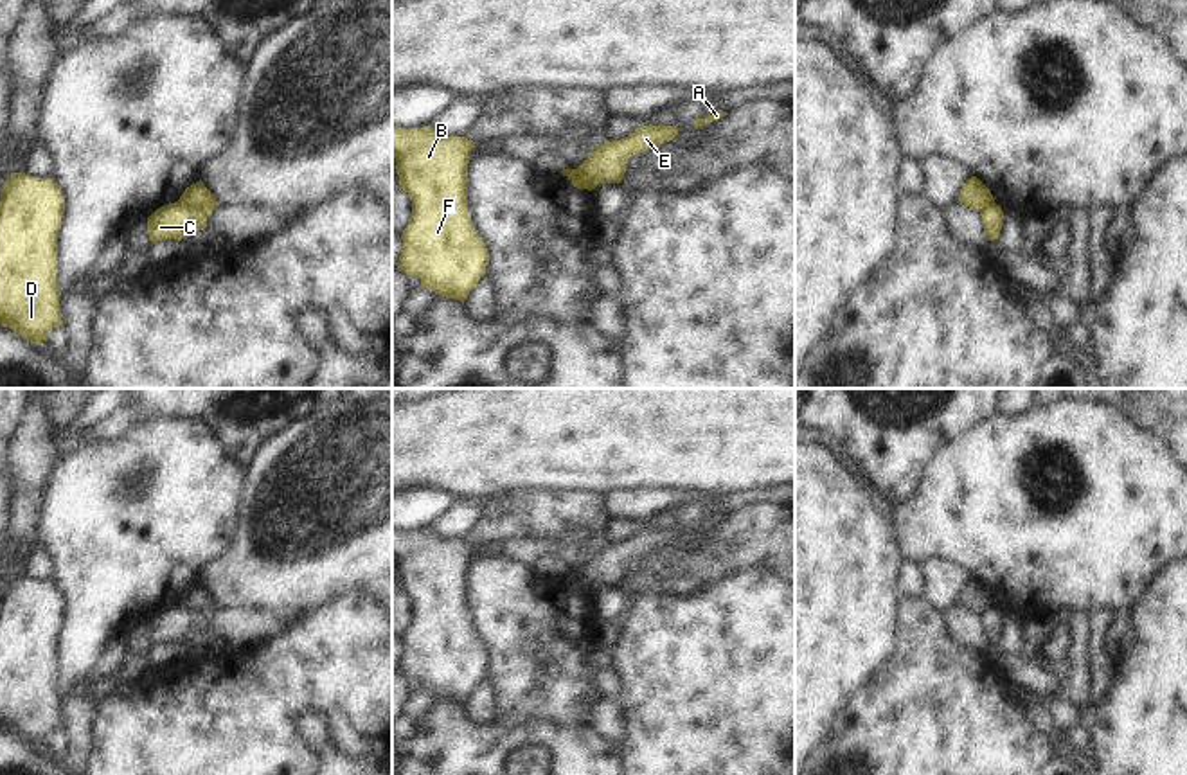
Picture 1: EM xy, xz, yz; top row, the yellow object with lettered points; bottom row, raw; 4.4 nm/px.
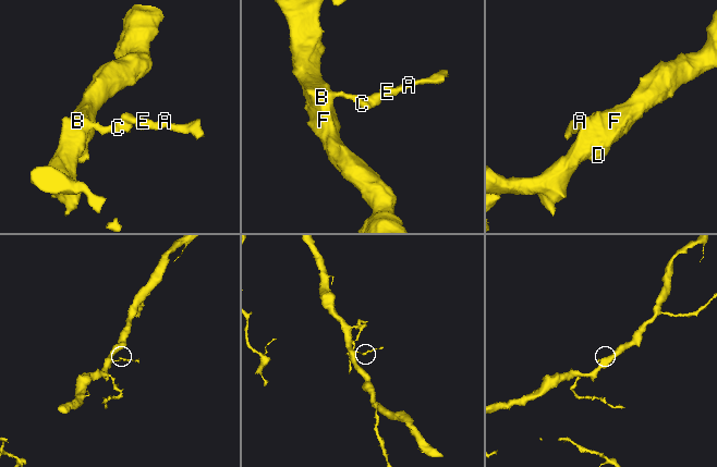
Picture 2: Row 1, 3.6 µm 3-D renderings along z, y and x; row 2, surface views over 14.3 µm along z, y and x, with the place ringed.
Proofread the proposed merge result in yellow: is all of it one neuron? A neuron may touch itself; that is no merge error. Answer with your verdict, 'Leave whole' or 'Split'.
Split.

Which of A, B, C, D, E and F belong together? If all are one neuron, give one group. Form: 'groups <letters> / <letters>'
groups A E / B C D F

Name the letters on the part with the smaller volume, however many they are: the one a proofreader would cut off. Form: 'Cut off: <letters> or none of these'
Cut off: A, E

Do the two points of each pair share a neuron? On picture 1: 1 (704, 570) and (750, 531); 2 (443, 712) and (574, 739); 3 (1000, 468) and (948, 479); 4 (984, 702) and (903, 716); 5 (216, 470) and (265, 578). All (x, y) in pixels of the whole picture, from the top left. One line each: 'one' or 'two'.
1: one
2: one
3: one
4: one
5: two

